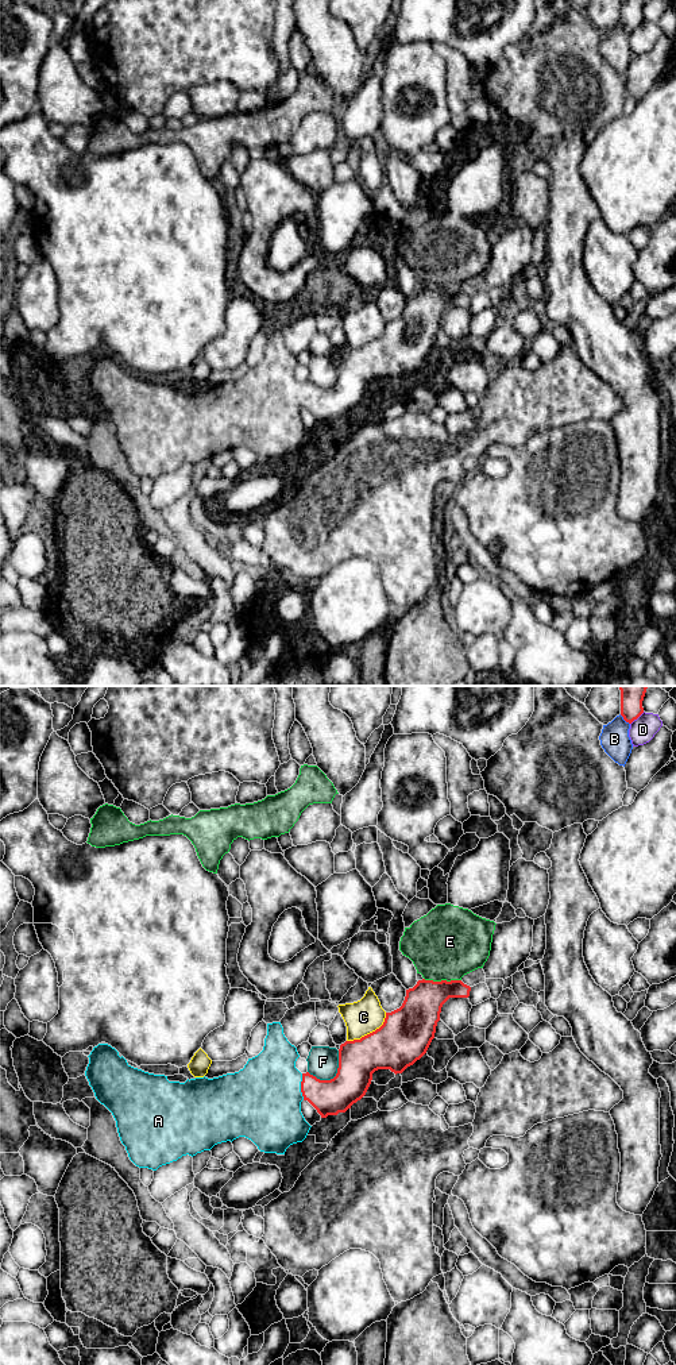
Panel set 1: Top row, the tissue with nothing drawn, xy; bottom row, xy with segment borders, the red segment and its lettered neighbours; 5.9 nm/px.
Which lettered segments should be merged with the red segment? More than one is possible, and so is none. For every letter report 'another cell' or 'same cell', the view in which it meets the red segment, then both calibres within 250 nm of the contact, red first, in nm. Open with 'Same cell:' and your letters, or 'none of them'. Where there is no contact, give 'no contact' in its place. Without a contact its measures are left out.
Same cell: A
A: same cell | xy | 200/460 nm
B: another cell | xy | 130/180 nm
C: another cell | xy | 300/200 nm
D: another cell | xy | 130/150 nm
E: another cell | xy | 240/440 nm
F: another cell | xy | 240/190 nm

